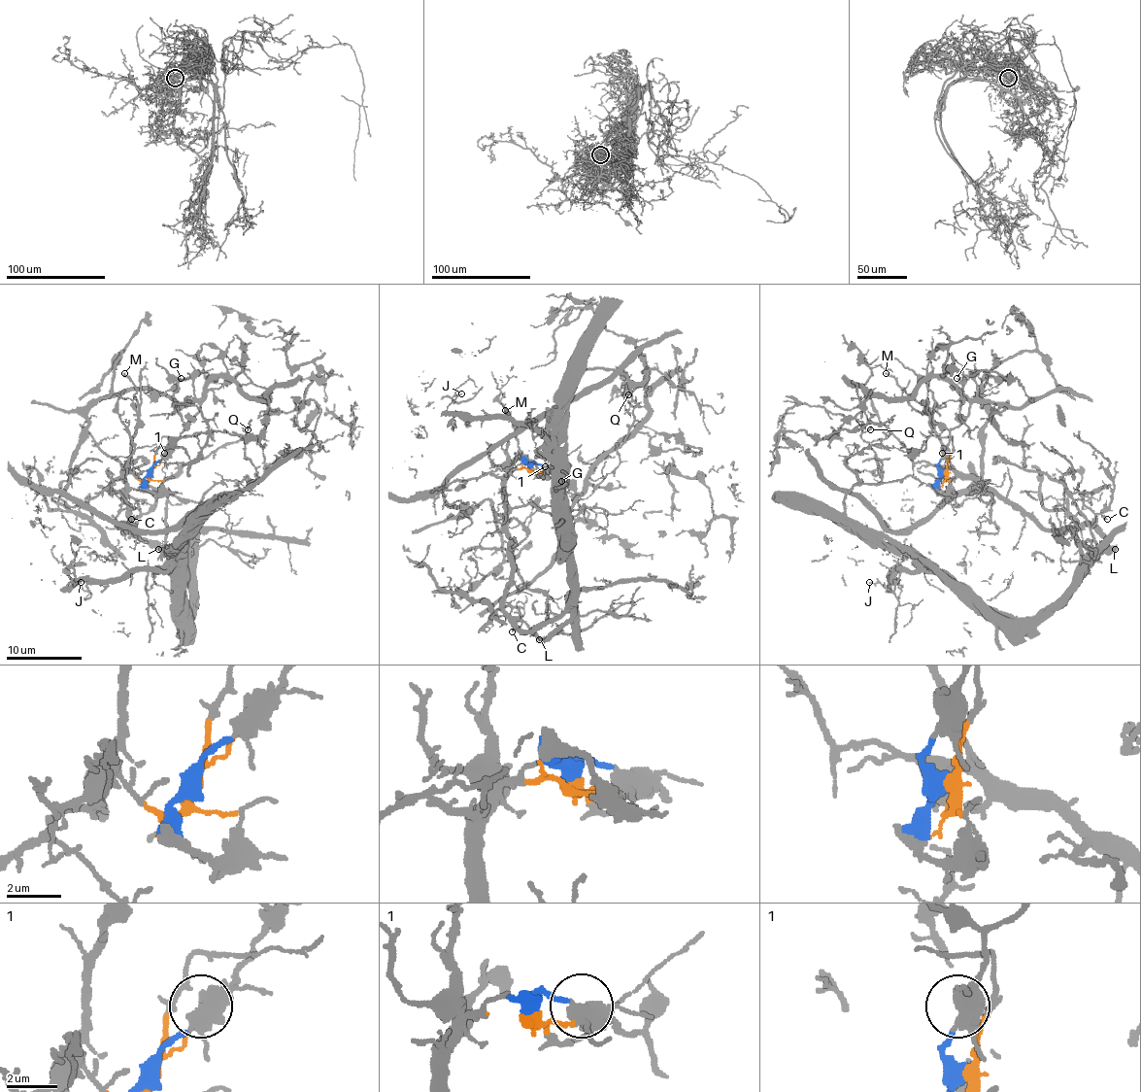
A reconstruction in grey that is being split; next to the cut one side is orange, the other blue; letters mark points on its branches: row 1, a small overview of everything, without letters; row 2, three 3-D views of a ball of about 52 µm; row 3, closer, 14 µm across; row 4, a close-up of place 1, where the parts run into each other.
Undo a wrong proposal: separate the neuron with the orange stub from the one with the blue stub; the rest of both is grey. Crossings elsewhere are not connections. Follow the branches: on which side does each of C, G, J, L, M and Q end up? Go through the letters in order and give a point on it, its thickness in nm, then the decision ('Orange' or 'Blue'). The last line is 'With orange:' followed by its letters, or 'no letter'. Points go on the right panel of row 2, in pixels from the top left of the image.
C: Place: (1107, 519). Thickness 190 nm. Orange
G: Place: (956, 378). Thickness 110 nm. Blue
J: Place: (869, 582). Thickness 120 nm. Orange
L: Place: (1115, 549). Thickness 160 nm. Orange
M: Place: (886, 373). Thickness 170 nm. Orange
Q: Place: (870, 429). Thickness 170 nm. Orange
With orange: C, J, L, M, Q

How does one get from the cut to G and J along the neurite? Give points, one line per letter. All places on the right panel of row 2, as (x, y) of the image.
G: (946, 472), (940, 466), (942, 452), (950, 442), (950, 432), (976, 394), (976, 384), (970, 378), (956, 378)
J: (946, 472), (1105, 544), (1032, 617), (934, 574), (868, 581)

